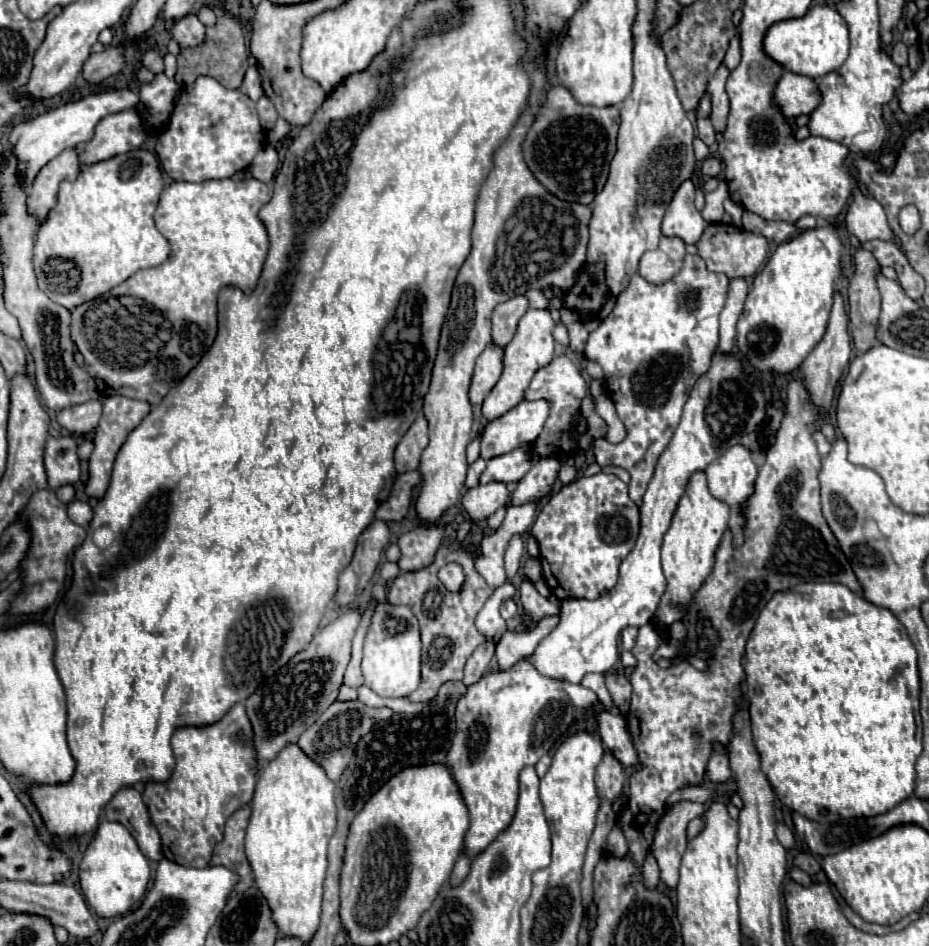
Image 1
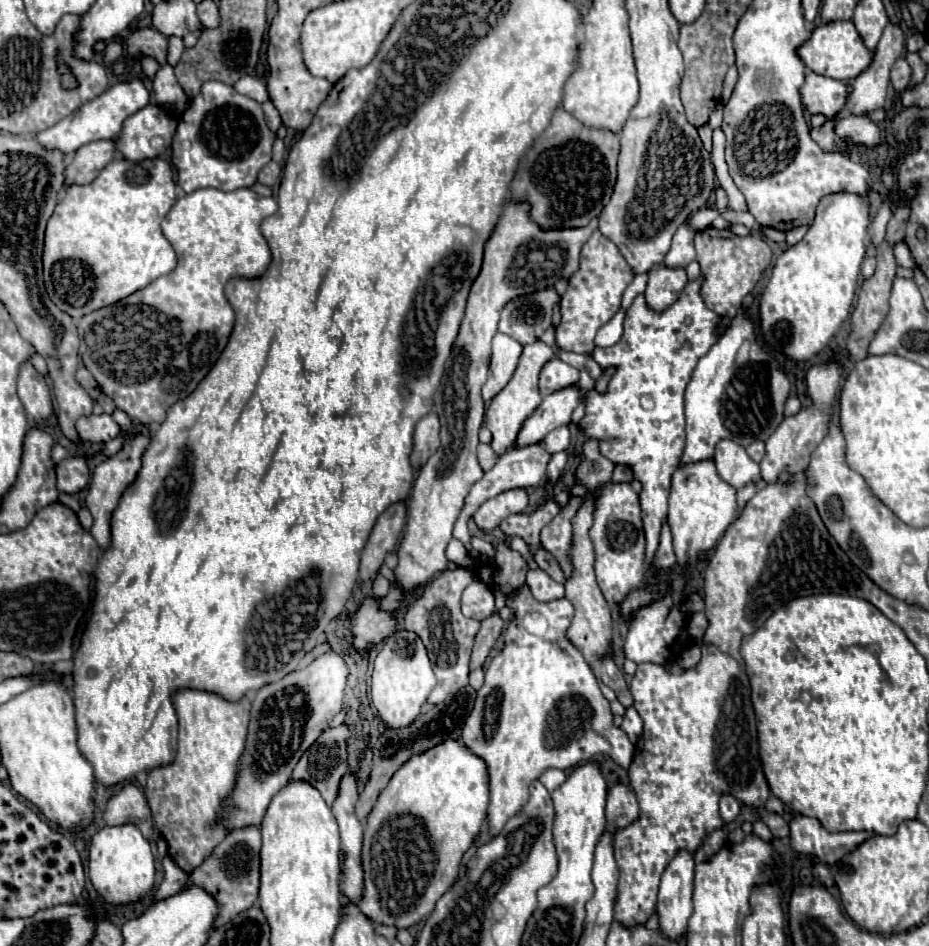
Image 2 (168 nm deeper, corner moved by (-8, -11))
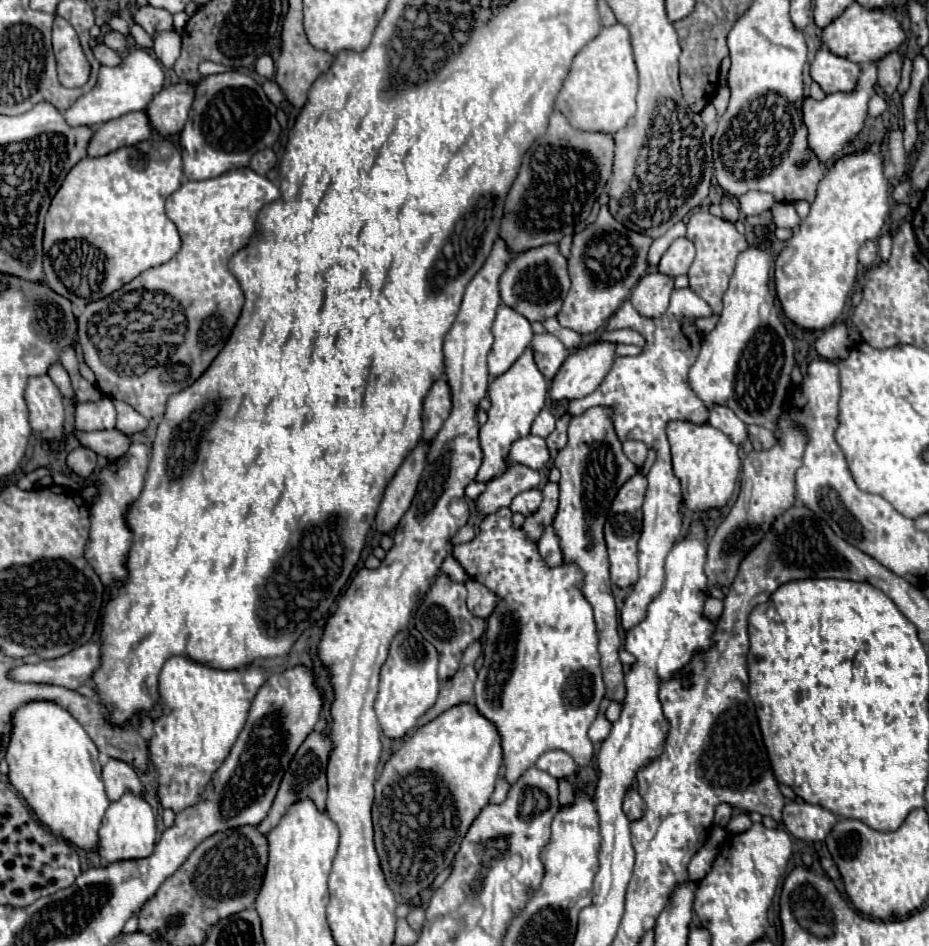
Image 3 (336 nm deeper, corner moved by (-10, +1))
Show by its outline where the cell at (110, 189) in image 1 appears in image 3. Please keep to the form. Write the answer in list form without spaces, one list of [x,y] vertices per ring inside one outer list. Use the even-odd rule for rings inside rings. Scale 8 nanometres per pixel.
[[[162,137],[120,147],[102,157],[86,157],[78,161],[66,175],[62,187],[52,199],[44,229],[44,281],[58,295],[70,299],[76,307],[98,301],[142,271],[170,261],[180,251],[180,235],[176,225],[166,217],[164,201],[182,185],[180,151]]]

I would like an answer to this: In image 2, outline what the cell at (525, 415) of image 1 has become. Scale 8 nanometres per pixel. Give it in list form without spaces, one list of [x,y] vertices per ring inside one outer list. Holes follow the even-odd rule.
[[[576,385],[560,389],[560,391],[544,397],[540,407],[524,421],[524,425],[516,437],[516,447],[536,445],[556,427],[568,425],[570,415],[580,399],[582,399],[582,395]]]

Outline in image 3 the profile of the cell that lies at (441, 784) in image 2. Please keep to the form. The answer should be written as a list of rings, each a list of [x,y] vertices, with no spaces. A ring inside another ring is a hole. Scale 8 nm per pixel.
[[[472,703],[454,705],[418,727],[386,761],[372,807],[374,843],[386,881],[400,899],[418,897],[450,865],[468,827],[490,801],[500,765],[500,733]]]

